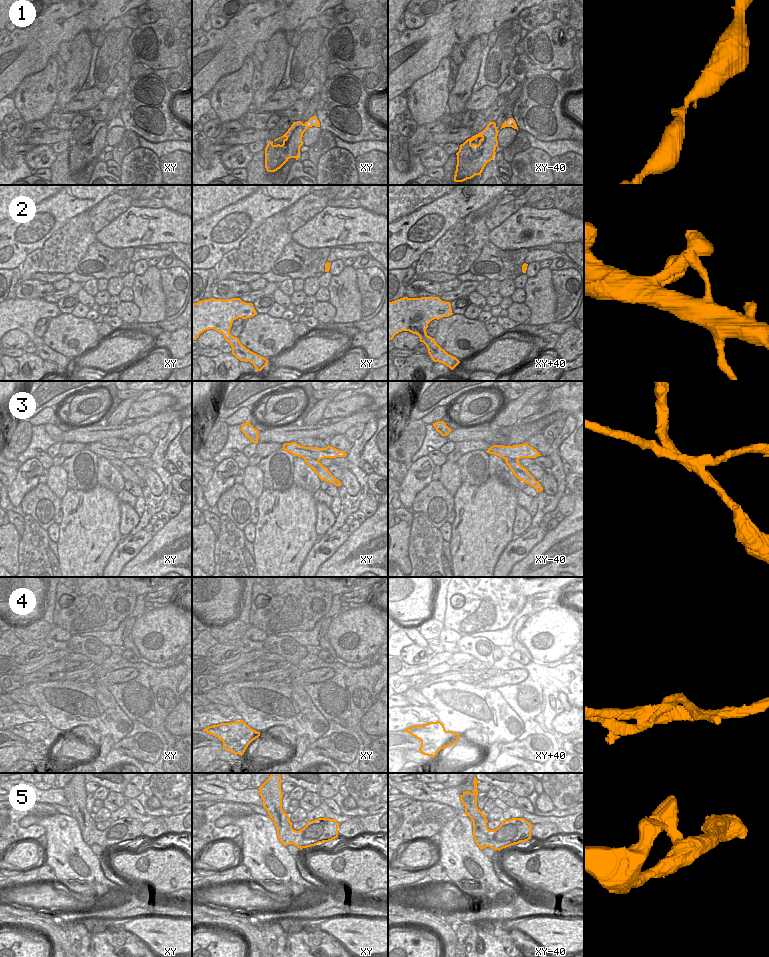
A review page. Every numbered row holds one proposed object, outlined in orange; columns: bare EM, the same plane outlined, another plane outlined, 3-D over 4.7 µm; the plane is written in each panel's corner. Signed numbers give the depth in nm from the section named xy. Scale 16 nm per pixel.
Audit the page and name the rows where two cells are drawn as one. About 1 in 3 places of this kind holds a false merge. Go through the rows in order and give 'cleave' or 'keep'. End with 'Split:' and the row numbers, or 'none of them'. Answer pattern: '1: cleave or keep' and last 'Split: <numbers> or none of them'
1: keep
2: keep
3: cleave
4: cleave
5: keep
Split: 3, 4

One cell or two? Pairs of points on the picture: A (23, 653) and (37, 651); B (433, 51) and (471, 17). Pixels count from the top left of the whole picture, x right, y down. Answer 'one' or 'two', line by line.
A: one
B: one

